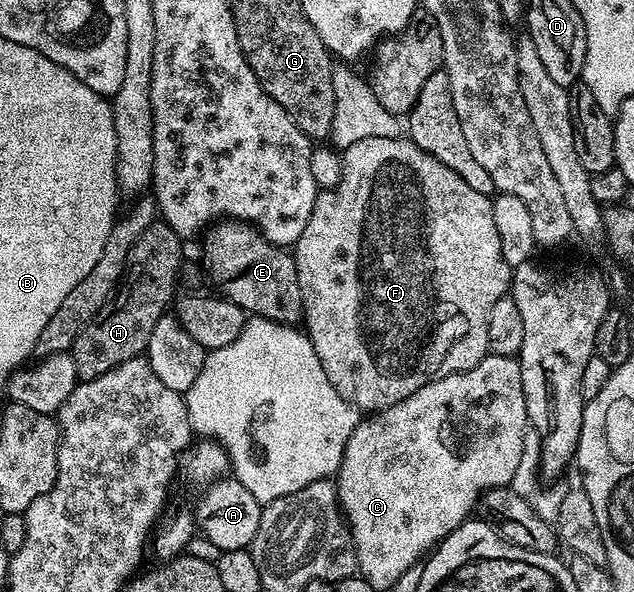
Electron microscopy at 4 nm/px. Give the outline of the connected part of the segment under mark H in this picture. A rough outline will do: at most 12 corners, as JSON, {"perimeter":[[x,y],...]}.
{"perimeter":[[137,236],[114,298],[71,345],[82,381],[140,357],[165,317],[184,239]]}

